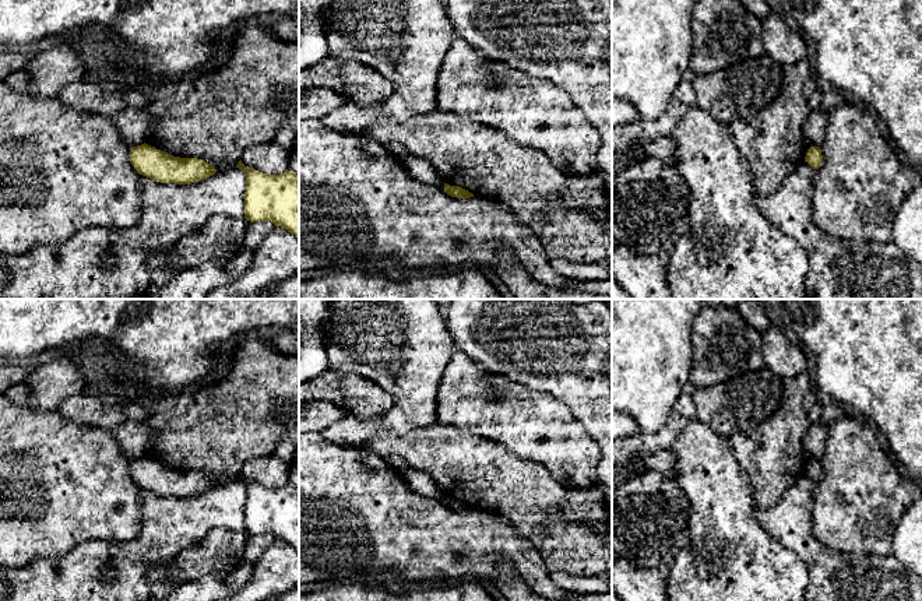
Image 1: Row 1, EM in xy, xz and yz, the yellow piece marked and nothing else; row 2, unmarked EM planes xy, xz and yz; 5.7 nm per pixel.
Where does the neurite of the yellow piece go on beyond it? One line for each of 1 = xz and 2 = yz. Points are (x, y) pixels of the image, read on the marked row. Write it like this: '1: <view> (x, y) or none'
1: none
2: none

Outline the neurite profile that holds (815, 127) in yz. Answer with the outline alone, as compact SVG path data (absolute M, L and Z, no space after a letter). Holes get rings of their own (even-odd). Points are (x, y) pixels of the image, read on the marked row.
M814 108L805 123L805 137L813 147L820 147L823 143L826 134L826 113L821 108Z

